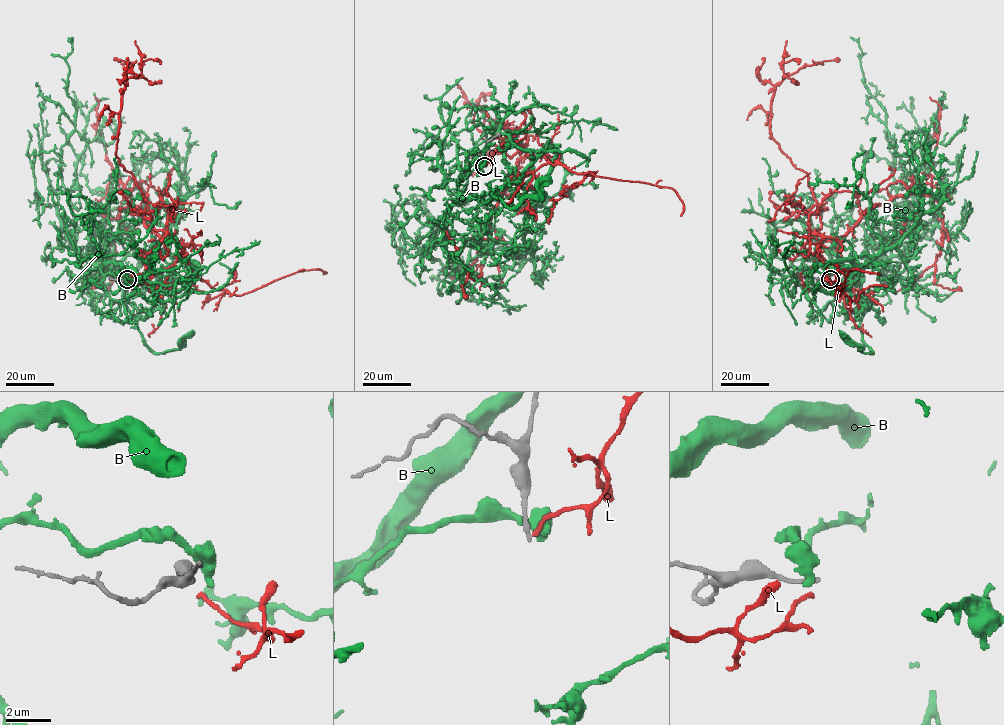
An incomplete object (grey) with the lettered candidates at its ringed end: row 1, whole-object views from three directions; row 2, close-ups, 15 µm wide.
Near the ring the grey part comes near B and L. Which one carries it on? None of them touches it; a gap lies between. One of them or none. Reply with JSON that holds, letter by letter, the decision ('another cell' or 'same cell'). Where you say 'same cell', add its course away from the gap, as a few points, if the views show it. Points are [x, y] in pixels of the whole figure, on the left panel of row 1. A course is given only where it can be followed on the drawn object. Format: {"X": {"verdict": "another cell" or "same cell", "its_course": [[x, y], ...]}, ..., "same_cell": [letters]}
{"B": {"verdict": "another cell"}, "L": {"verdict": "another cell"}, "same_cell": []}

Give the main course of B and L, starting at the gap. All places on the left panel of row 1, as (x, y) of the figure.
B: (128, 280), (160, 290), (180, 260), (158, 215), (168, 177), (160, 147), (141, 131), (131, 142)
L: (128, 281), (140, 284), (145, 257), (172, 236), (154, 232), (128, 194), (114, 253), (88, 292)

